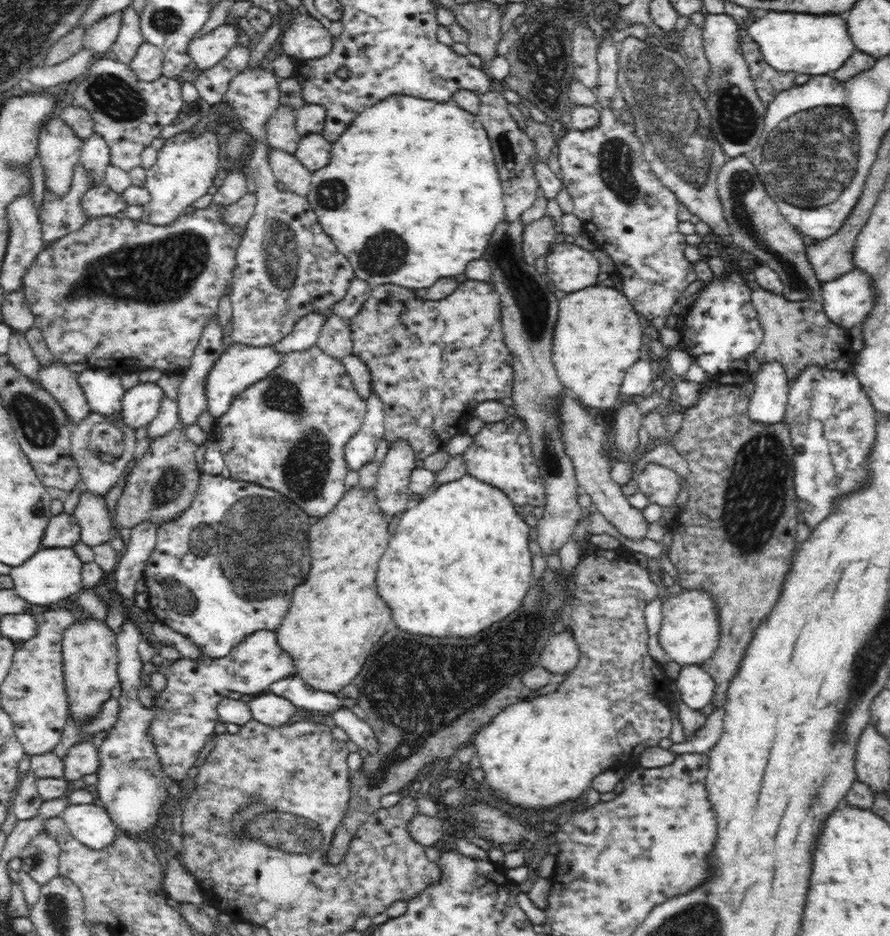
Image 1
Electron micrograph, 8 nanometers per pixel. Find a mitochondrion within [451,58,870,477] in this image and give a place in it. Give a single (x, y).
(809, 158)

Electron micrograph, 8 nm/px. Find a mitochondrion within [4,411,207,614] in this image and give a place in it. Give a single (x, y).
(169, 488)

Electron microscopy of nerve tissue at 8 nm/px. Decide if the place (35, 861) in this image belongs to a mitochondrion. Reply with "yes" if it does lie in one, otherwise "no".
no

